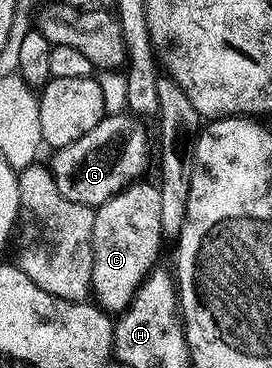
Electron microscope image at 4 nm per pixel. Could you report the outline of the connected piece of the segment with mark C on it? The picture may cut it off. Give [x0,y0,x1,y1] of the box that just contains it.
[91,181,165,312]

